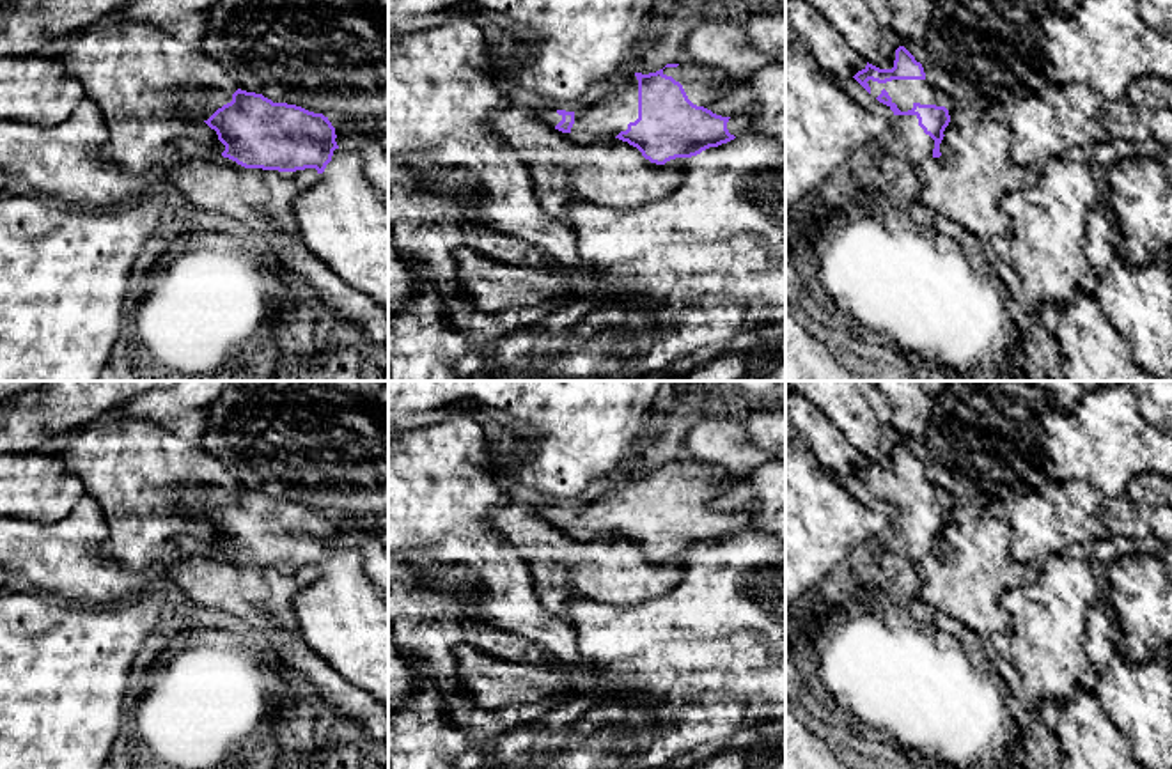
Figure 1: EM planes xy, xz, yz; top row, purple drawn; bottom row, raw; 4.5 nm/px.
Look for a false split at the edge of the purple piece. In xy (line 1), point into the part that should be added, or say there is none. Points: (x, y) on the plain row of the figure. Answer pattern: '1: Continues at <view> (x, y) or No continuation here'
1: Continues at xy (341, 615)

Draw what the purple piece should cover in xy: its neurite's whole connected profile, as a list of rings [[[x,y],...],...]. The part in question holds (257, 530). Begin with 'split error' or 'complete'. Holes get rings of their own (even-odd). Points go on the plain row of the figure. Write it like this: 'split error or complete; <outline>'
split error; [[[179,484],[170,491],[177,516],[204,517],[216,528],[225,542],[223,555],[245,565],[278,569],[316,565],[319,576],[291,602],[294,631],[339,675],[388,707],[388,599],[367,578],[360,551],[337,542],[335,524],[328,514],[296,501],[273,500],[262,491],[241,485],[232,493],[195,484]]]

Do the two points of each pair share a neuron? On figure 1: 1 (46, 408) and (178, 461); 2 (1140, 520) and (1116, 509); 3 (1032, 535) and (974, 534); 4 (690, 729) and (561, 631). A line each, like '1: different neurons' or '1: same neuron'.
1: different neurons
2: same neuron
3: different neurons
4: different neurons

